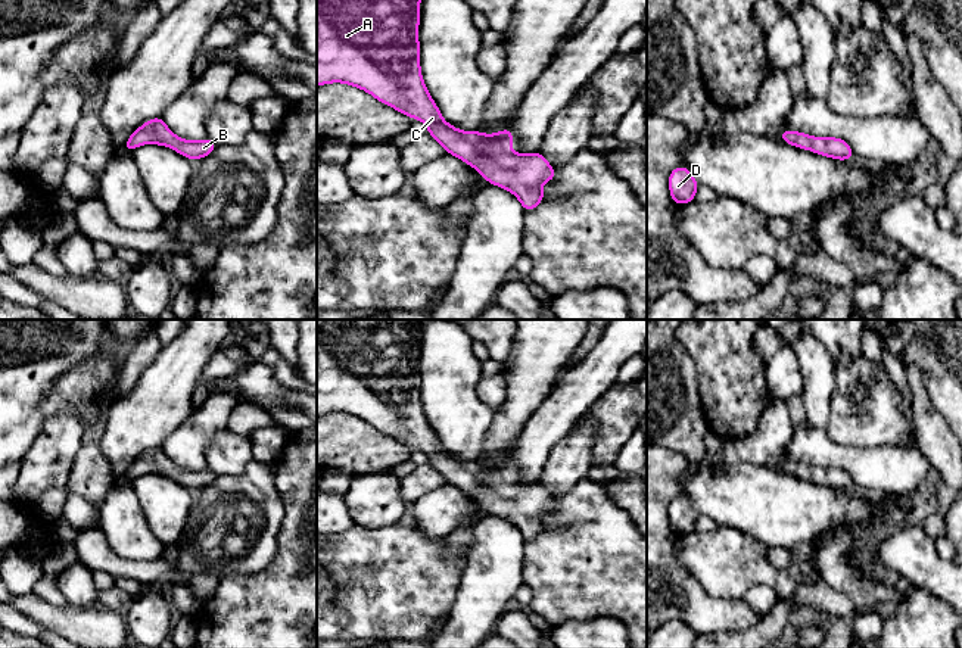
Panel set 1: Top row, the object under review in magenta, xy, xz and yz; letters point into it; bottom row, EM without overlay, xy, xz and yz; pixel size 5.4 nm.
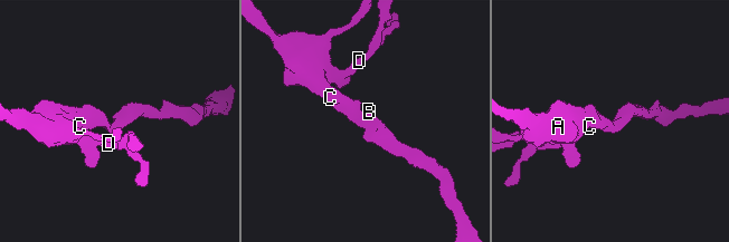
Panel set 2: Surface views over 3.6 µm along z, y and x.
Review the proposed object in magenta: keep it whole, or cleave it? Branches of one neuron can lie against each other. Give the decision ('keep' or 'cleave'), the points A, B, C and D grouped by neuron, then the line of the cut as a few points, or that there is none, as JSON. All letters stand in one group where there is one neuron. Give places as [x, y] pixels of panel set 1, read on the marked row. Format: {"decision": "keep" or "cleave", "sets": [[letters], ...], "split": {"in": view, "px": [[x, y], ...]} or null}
{"decision": "keep", "sets": [["A", "B", "C", "D"]], "split": null}

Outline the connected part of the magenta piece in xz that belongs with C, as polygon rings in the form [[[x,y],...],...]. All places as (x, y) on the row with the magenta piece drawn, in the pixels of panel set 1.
[[[317,0],[317,85],[343,82],[365,90],[376,100],[420,119],[427,125],[427,133],[442,144],[446,153],[457,156],[471,165],[489,184],[511,191],[522,203],[524,212],[535,209],[544,199],[542,184],[545,180],[555,181],[555,169],[541,152],[523,155],[511,153],[513,128],[496,134],[460,131],[449,125],[440,115],[438,105],[430,97],[423,82],[420,69],[420,41],[417,37],[420,25],[421,0]]]

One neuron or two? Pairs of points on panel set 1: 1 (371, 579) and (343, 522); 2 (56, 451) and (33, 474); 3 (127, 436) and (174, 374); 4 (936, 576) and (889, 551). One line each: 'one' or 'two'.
1: two
2: one
3: one
4: one

